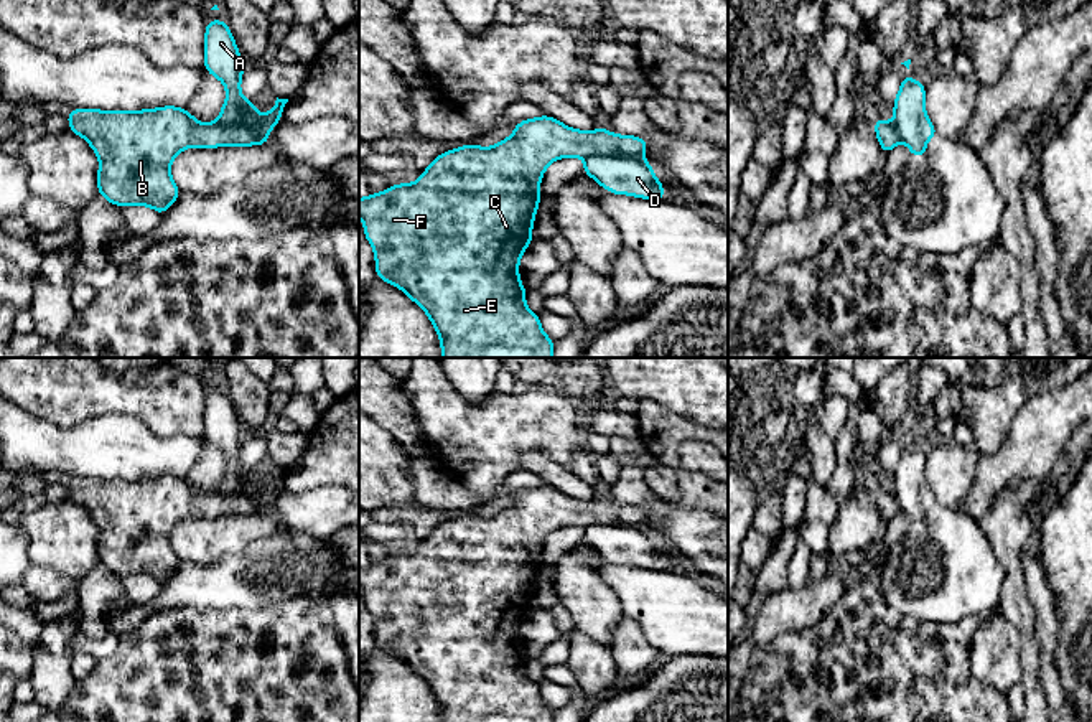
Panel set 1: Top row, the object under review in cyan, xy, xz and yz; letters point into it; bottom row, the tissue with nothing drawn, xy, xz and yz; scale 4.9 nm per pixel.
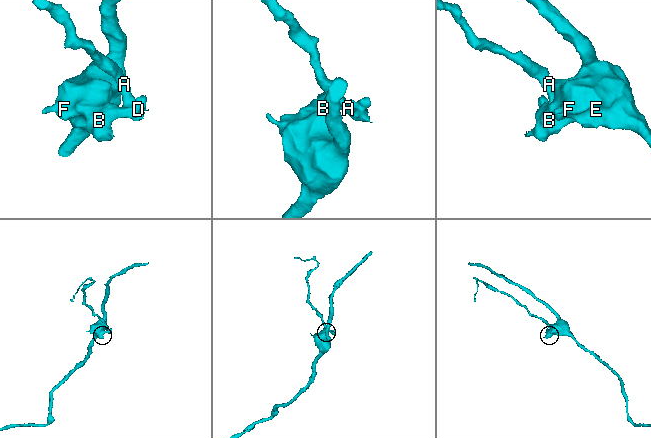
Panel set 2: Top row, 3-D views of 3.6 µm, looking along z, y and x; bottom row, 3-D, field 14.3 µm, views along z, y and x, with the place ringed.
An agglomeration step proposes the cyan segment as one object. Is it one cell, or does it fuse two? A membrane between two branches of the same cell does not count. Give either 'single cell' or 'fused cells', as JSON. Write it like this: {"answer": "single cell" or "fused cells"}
{"answer": "fused cells"}

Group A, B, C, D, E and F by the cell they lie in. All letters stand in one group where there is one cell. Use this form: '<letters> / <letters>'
A D / B C E F

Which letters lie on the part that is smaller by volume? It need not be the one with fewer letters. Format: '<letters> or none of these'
A, D

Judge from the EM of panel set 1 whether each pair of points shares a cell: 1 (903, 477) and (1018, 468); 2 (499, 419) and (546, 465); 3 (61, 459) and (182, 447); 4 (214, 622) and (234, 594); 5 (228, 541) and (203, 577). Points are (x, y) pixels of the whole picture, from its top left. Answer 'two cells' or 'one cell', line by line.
1: two cells
2: two cells
3: one cell
4: two cells
5: two cells

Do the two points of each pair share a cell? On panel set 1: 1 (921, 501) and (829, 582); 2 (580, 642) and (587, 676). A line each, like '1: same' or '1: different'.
1: different
2: same

